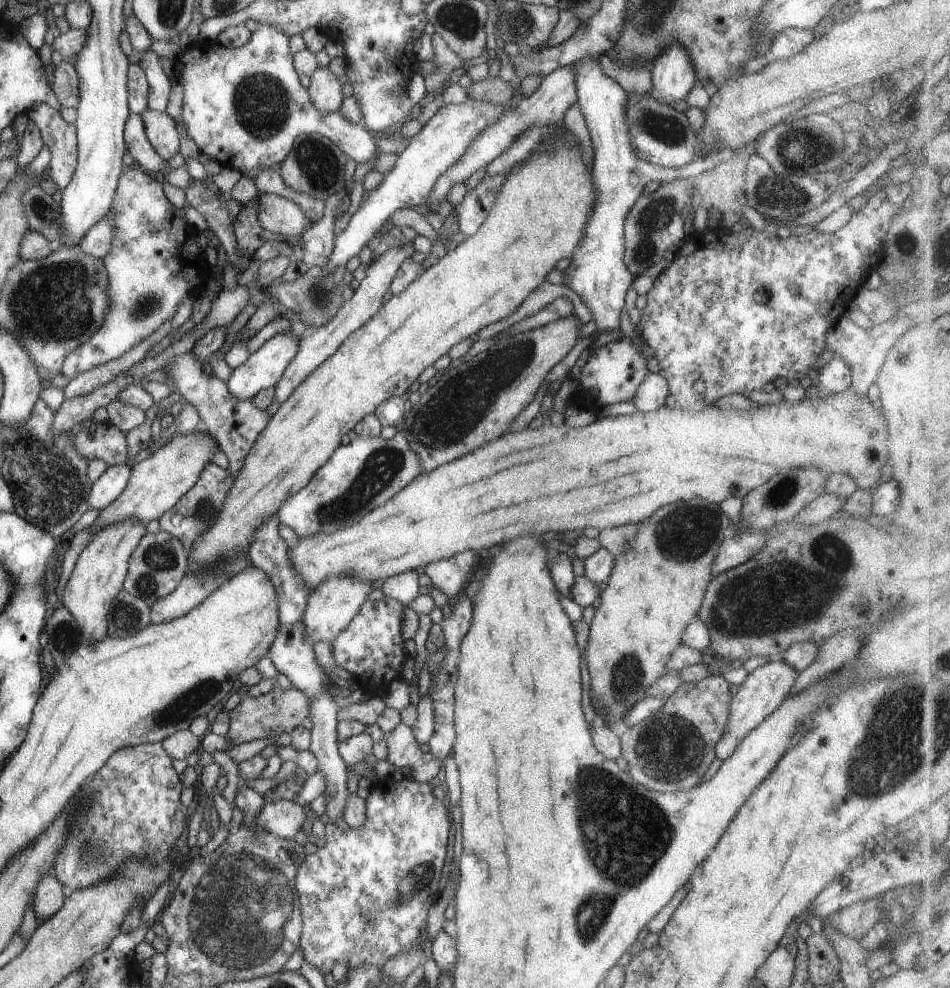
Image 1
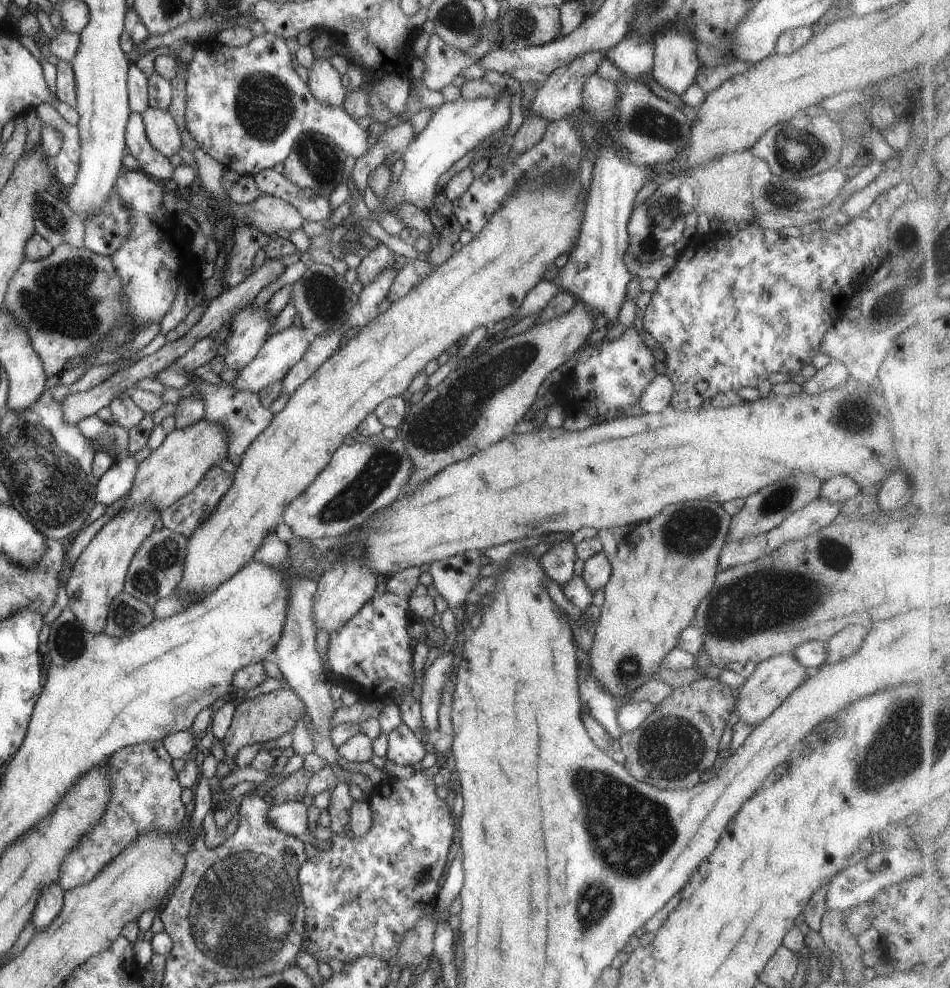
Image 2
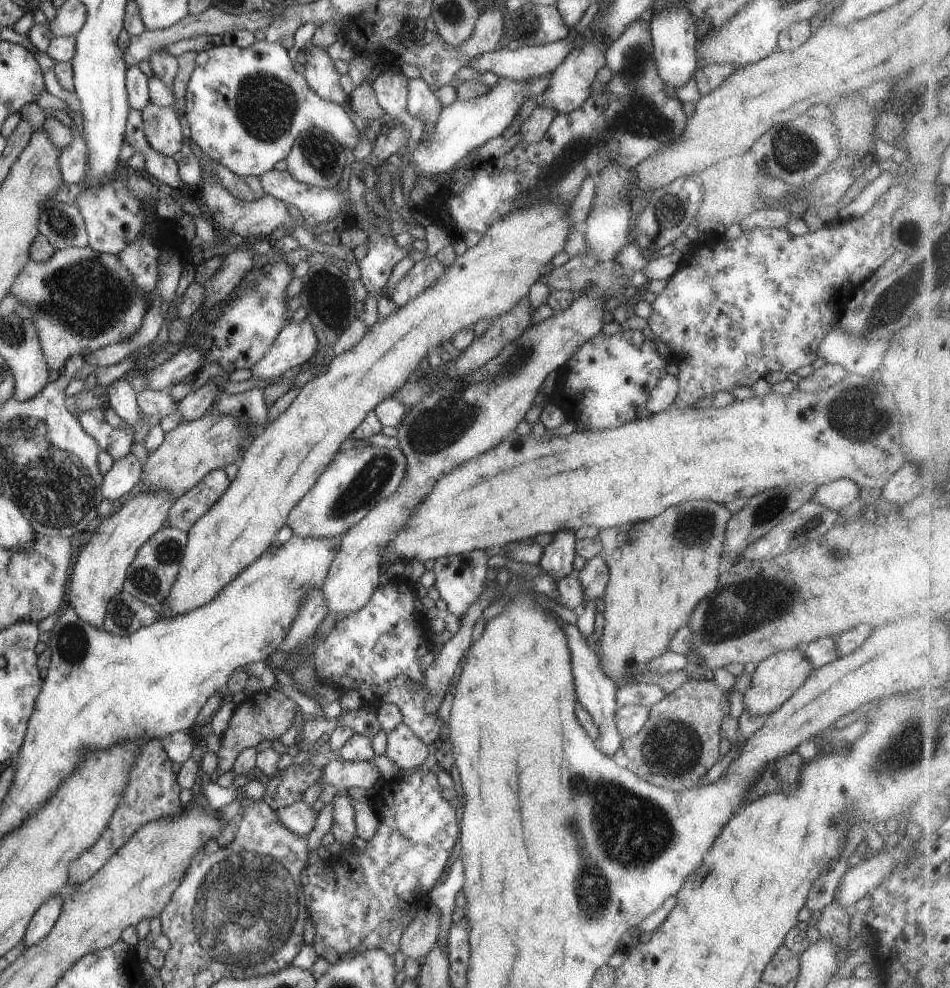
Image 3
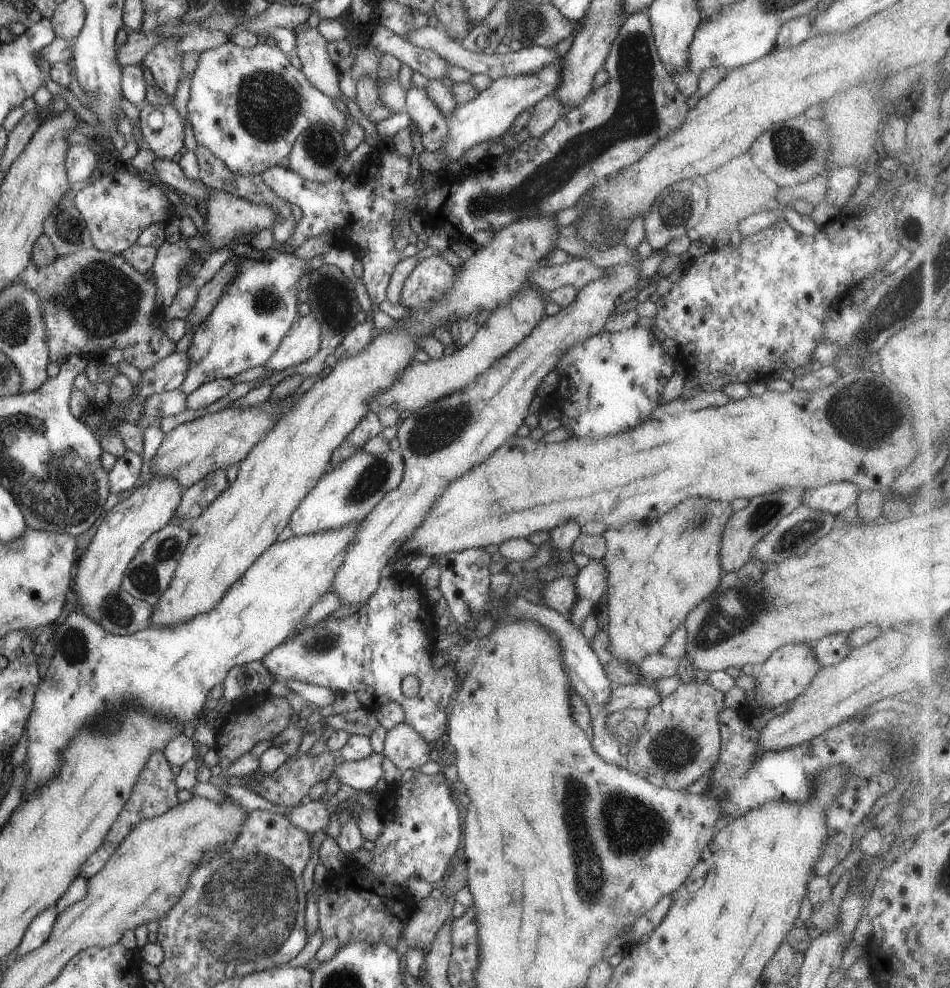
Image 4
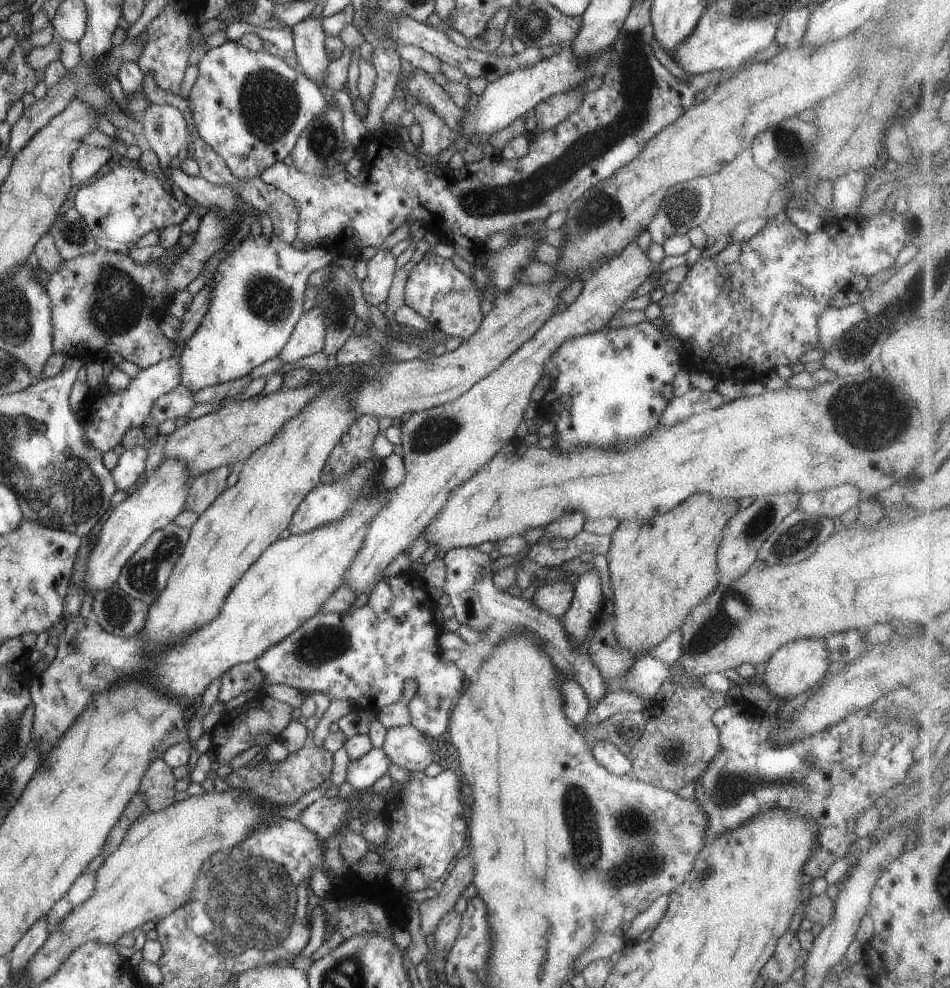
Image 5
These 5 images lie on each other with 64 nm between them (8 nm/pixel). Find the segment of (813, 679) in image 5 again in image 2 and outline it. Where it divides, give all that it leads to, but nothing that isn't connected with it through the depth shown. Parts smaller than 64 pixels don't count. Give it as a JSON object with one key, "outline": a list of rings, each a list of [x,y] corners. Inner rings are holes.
{"outline":[[[791,653],[774,655],[762,662],[751,675],[746,676],[745,683],[739,688],[739,695],[735,704],[739,718],[746,724],[759,725],[767,716],[794,692],[809,676],[809,670],[802,666]]]}

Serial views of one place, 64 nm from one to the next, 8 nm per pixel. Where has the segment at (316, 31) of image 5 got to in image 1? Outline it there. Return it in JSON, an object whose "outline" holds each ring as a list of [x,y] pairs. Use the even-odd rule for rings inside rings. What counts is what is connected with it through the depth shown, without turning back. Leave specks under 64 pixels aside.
{"outline":[[[316,67],[311,74],[309,84],[309,94],[315,105],[325,113],[339,110],[343,103],[344,94],[342,93],[340,80],[328,67]]]}

